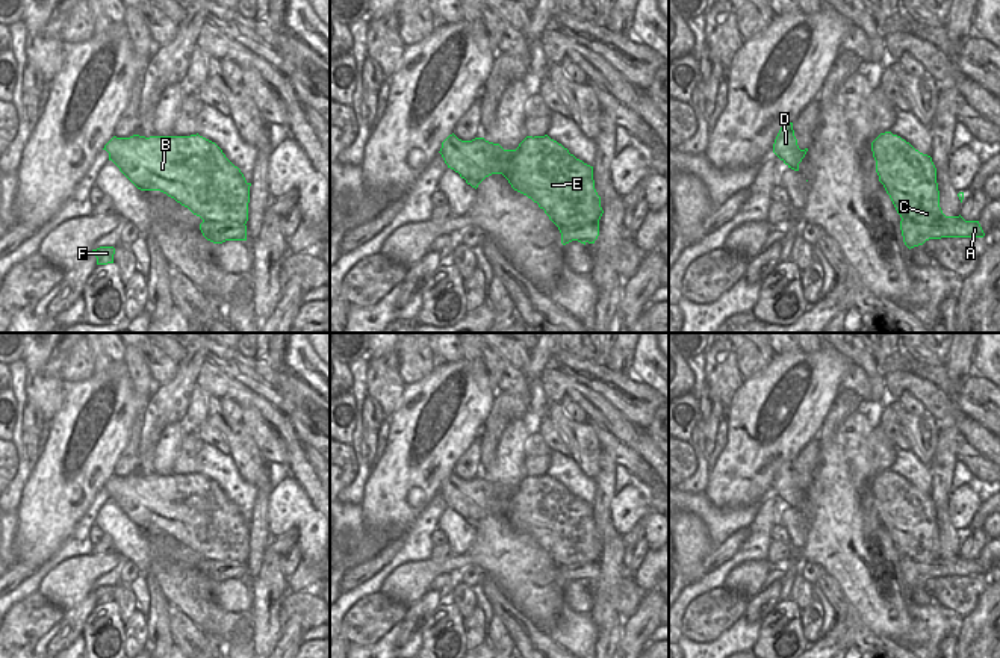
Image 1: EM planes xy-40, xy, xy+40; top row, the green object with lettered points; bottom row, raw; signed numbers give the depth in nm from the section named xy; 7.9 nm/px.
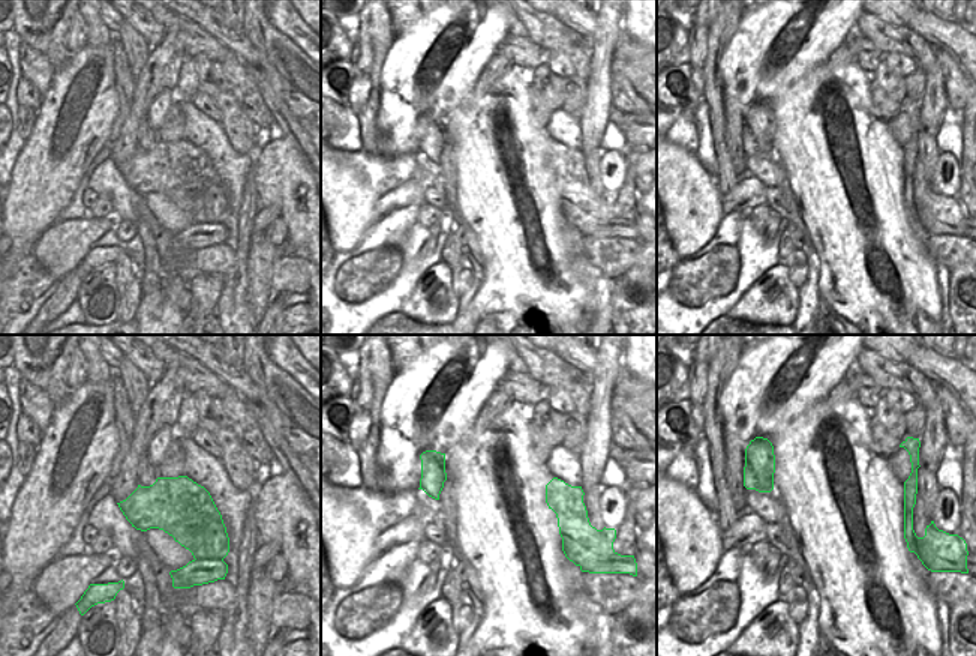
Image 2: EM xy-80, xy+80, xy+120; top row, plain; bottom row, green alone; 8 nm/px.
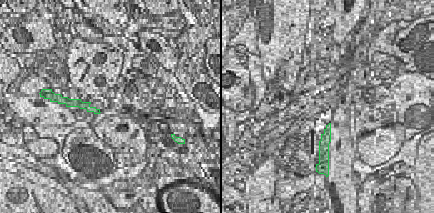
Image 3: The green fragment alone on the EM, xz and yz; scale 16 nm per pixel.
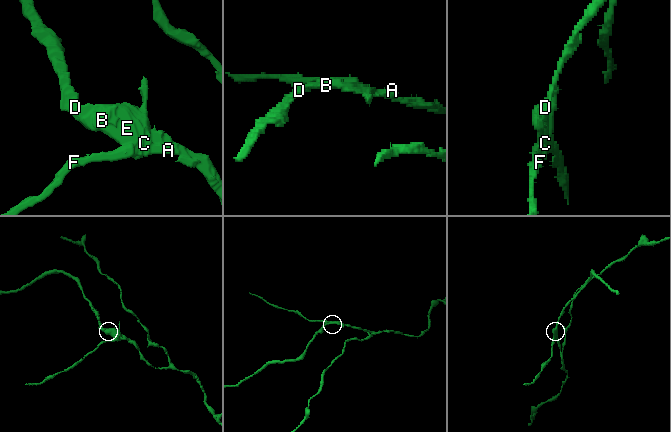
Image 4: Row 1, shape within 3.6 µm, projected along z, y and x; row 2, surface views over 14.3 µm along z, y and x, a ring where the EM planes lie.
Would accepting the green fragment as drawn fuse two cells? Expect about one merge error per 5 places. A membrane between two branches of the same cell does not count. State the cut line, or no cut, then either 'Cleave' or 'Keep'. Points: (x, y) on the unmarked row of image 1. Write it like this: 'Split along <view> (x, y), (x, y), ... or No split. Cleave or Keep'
Split along xy+40 (902, 557), (937, 566), (943, 575). Cleave.

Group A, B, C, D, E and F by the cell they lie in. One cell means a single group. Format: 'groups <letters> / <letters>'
groups A B C D E / F

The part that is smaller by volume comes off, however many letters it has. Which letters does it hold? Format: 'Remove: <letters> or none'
Remove: F

